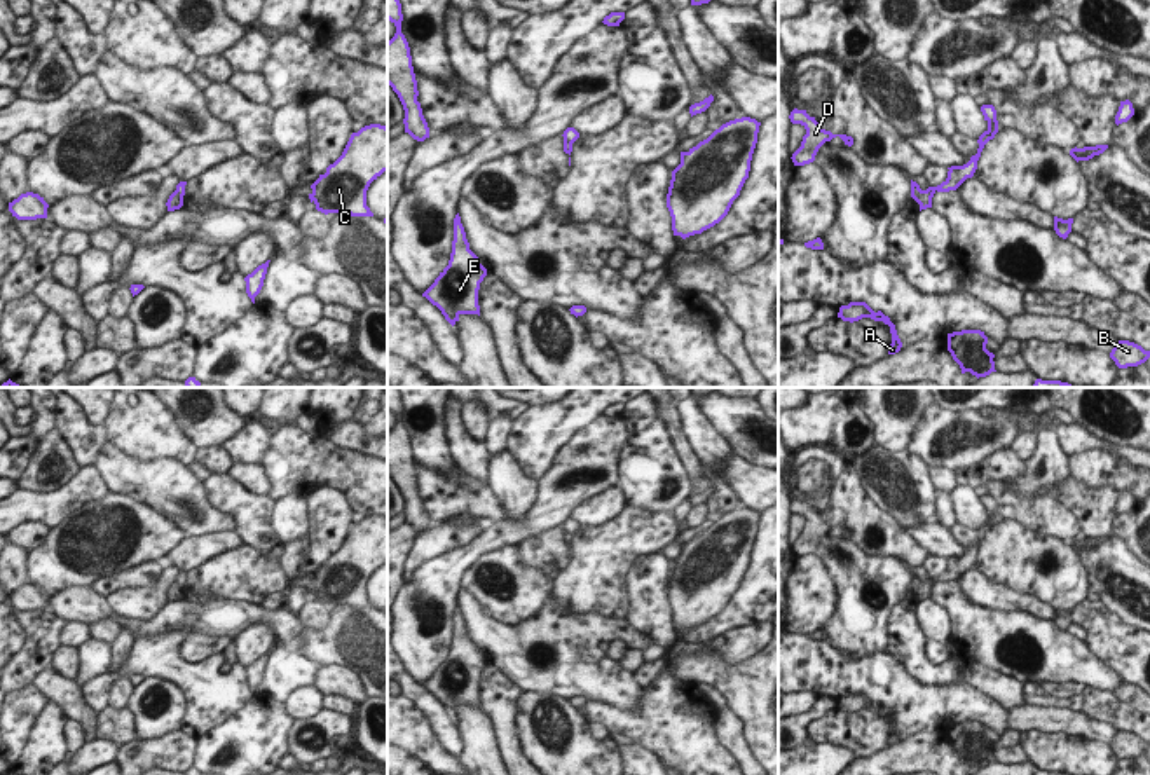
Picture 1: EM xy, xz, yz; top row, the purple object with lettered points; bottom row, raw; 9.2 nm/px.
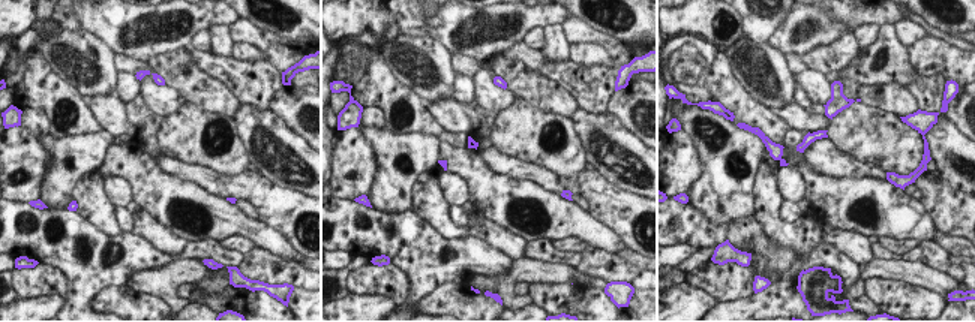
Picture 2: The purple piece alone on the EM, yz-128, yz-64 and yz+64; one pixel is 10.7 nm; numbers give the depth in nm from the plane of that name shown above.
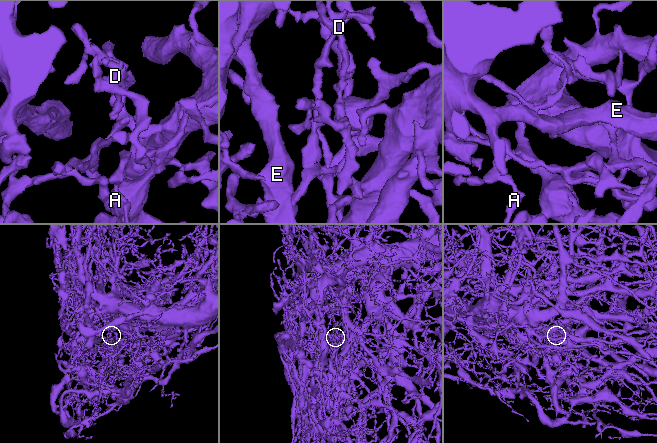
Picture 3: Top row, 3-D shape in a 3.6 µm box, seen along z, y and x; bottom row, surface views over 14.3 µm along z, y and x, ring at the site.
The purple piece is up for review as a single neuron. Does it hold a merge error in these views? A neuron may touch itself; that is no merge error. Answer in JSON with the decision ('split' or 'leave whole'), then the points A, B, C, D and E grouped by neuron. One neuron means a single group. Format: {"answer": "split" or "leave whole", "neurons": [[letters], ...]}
{"answer": "split", "neurons": [["A", "B", "D"], ["C", "E"]]}

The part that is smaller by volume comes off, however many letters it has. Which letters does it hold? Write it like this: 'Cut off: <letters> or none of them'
Cut off: A, B, D

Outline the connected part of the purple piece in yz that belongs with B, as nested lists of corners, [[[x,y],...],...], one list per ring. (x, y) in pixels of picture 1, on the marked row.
[[[1119,340],[1112,349],[1110,358],[1119,368],[1138,367],[1150,358],[1150,351],[1145,351],[1141,346],[1129,340]]]

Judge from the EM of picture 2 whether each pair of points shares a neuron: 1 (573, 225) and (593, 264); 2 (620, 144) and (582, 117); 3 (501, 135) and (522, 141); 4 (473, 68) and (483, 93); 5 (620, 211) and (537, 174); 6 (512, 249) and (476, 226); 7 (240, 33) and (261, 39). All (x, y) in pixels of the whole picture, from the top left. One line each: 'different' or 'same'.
1: different
2: same
3: same
4: different
5: same
6: same
7: same

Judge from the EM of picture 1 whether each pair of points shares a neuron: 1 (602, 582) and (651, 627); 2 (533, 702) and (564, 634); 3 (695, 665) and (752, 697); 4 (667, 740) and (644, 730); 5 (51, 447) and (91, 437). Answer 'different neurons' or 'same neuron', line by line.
1: different neurons
2: different neurons
3: same neuron
4: same neuron
5: different neurons

